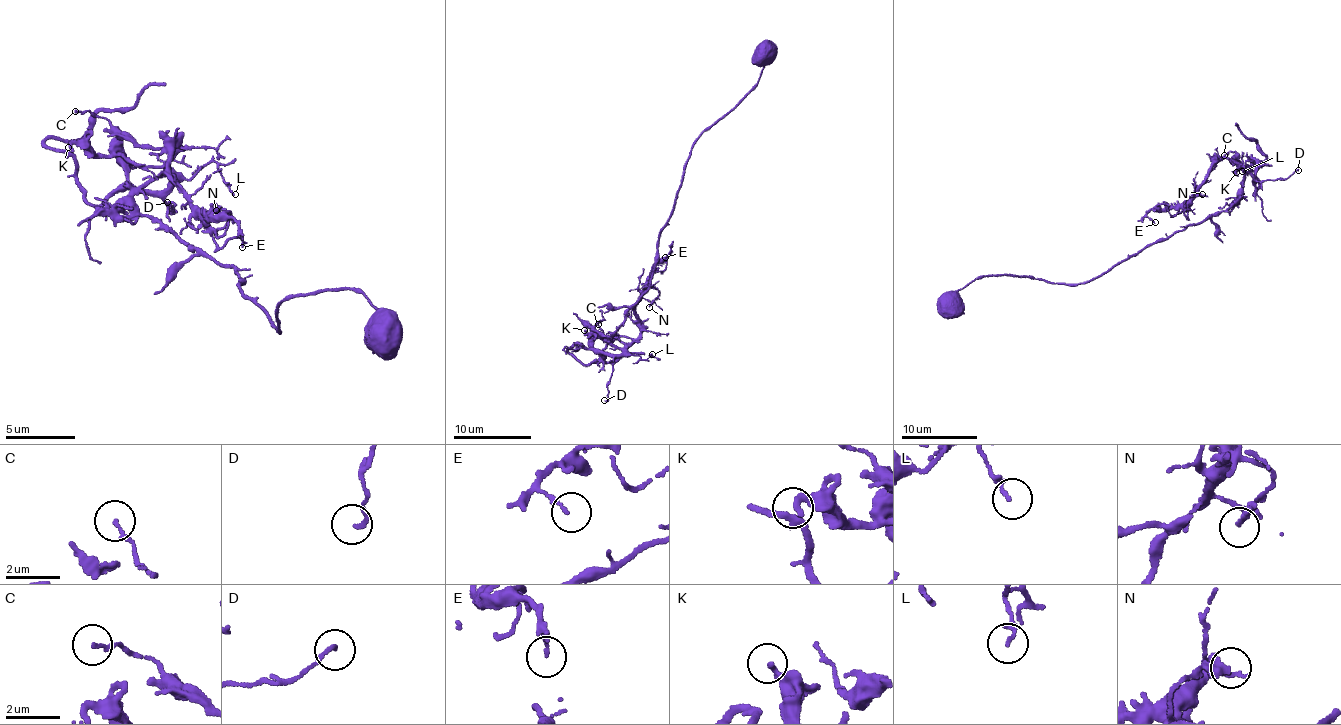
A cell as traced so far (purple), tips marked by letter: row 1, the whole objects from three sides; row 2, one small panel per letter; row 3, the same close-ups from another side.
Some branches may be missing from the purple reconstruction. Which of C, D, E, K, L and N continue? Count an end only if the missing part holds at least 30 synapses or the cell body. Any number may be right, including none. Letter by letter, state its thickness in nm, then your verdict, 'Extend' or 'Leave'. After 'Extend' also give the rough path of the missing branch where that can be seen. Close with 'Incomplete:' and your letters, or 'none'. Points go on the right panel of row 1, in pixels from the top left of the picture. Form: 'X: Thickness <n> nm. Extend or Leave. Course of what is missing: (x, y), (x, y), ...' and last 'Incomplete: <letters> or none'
C: Thickness 140 nm. Leave
D: Thickness 130 nm. Leave
E: Thickness 130 nm. Leave
K: Thickness 280 nm. Leave
L: Thickness 120 nm. Leave
N: Thickness 200 nm. Leave
Incomplete: none

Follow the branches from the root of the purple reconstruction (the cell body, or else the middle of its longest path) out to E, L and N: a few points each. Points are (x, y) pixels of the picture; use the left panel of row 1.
E: (390, 333), (346, 288), (280, 302), (280, 333), (154, 223), (133, 197), (174, 143), (170, 179), (242, 247)
L: (390, 333), (346, 288), (280, 302), (280, 333), (232, 267), (133, 197), (214, 162), (235, 194)
N: (390, 333), (346, 288), (280, 302), (280, 333), (133, 197), (174, 143), (174, 186), (216, 210)

